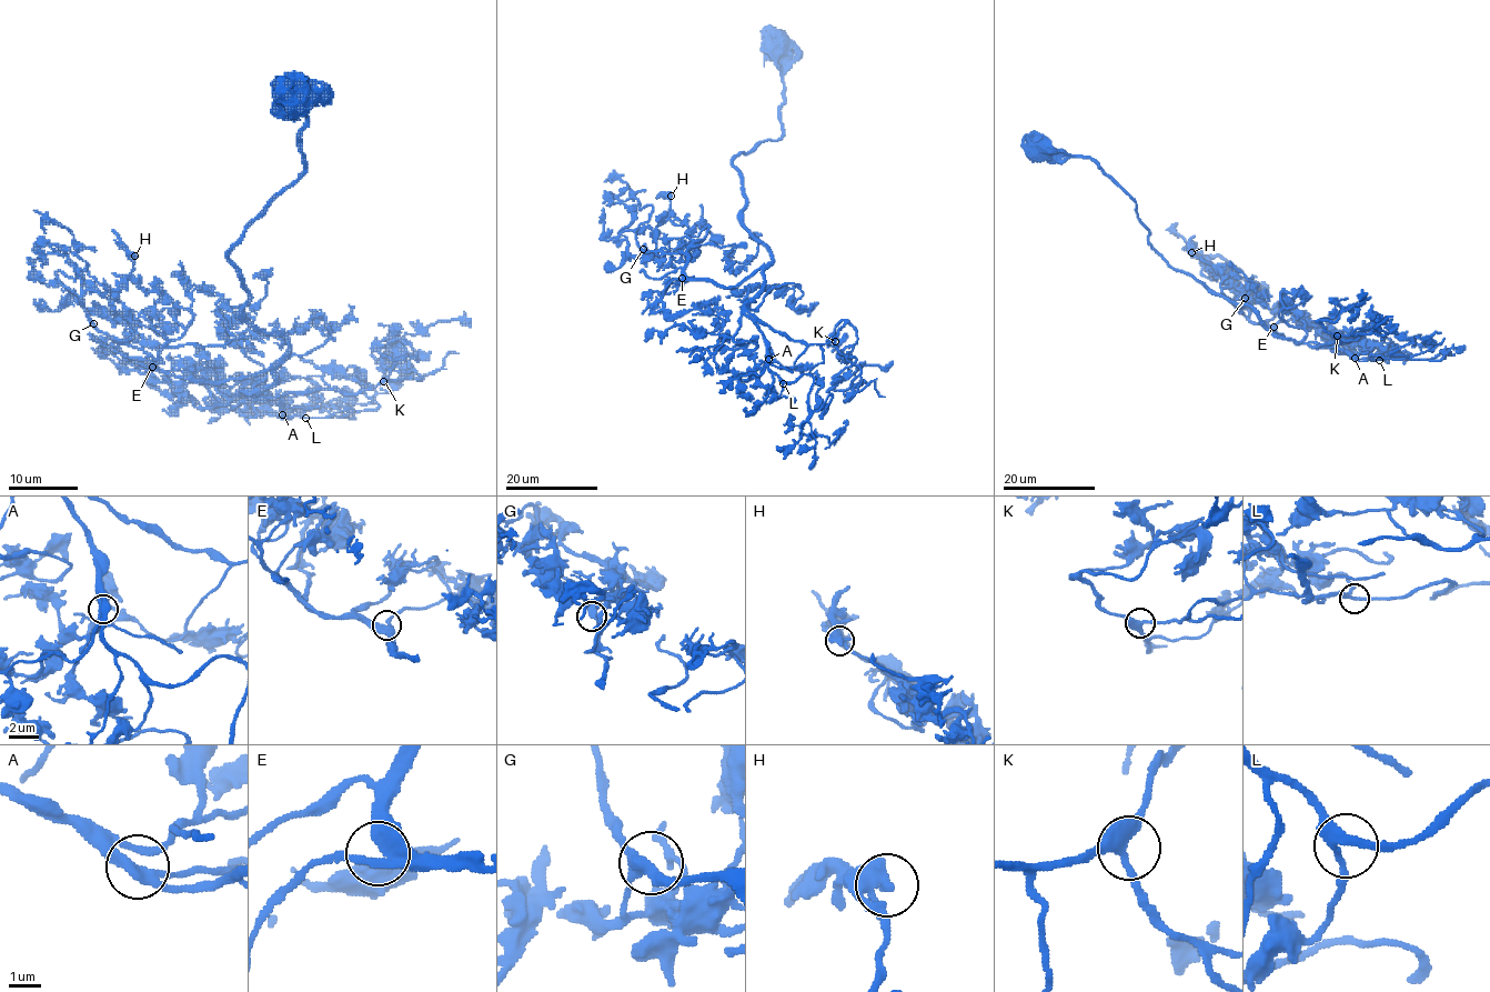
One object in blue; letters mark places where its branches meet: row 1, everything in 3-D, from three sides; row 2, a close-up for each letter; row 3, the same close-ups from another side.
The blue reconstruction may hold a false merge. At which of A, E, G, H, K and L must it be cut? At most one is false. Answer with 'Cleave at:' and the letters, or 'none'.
Cleave at: none

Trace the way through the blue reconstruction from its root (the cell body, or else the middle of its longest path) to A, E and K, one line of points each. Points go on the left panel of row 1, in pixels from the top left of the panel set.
A: (299, 106), (303, 172), (229, 253), (248, 292), (242, 317), (288, 342), (275, 381), (250, 391), (282, 414)
E: (299, 106), (303, 172), (229, 253), (248, 292), (242, 317), (288, 350), (223, 381), (152, 367)
K: (299, 106), (303, 172), (229, 253), (242, 317), (288, 342), (275, 381), (250, 391), (383, 381)

